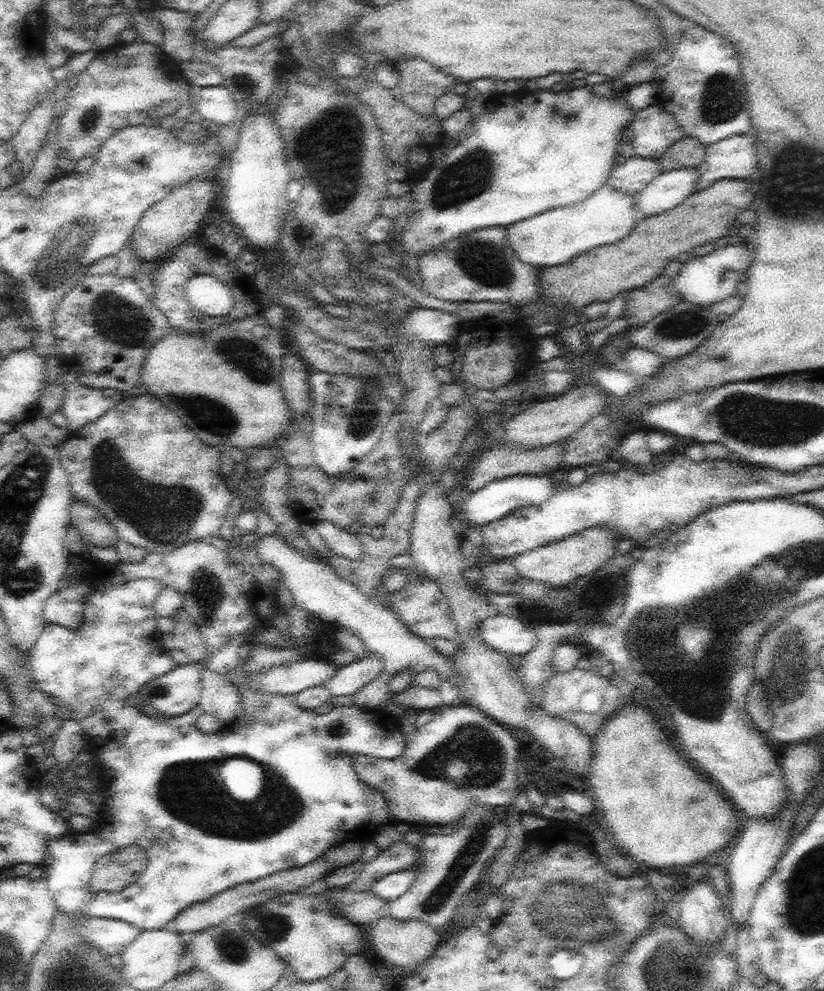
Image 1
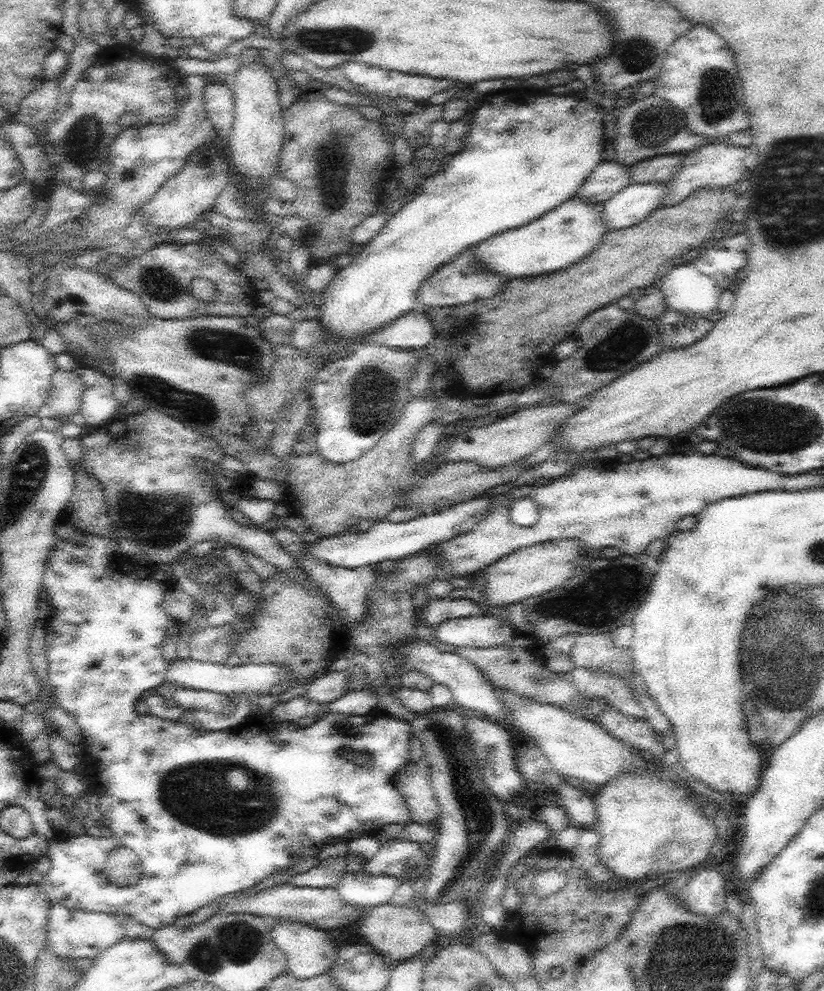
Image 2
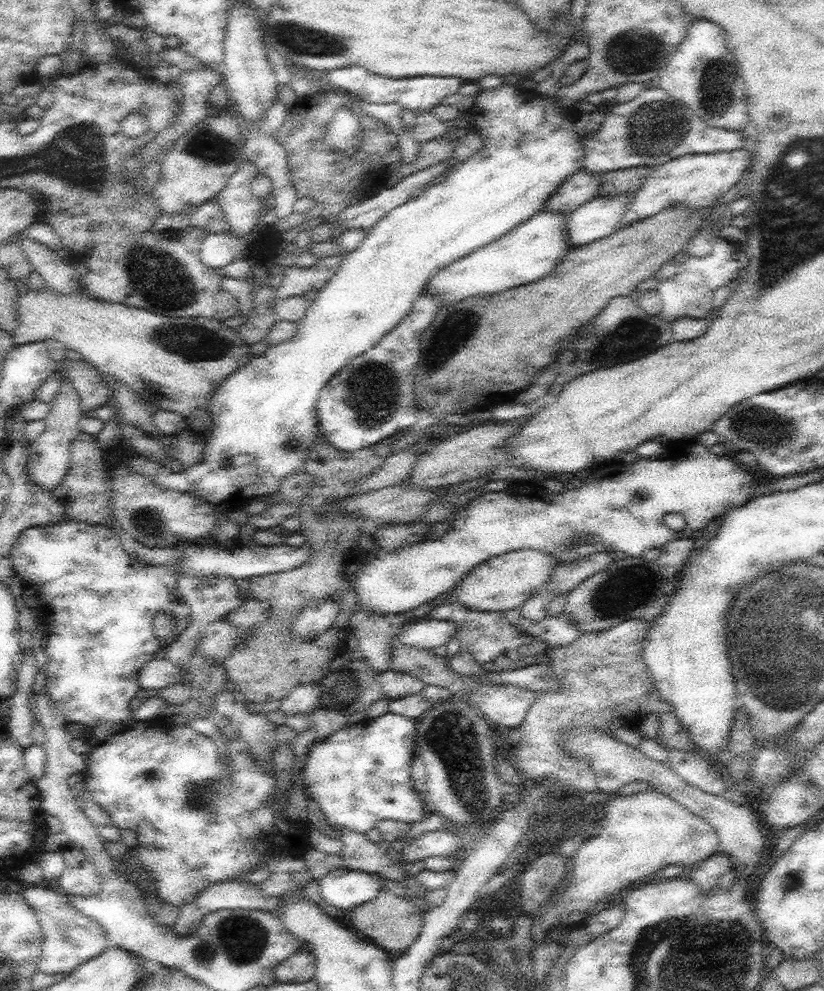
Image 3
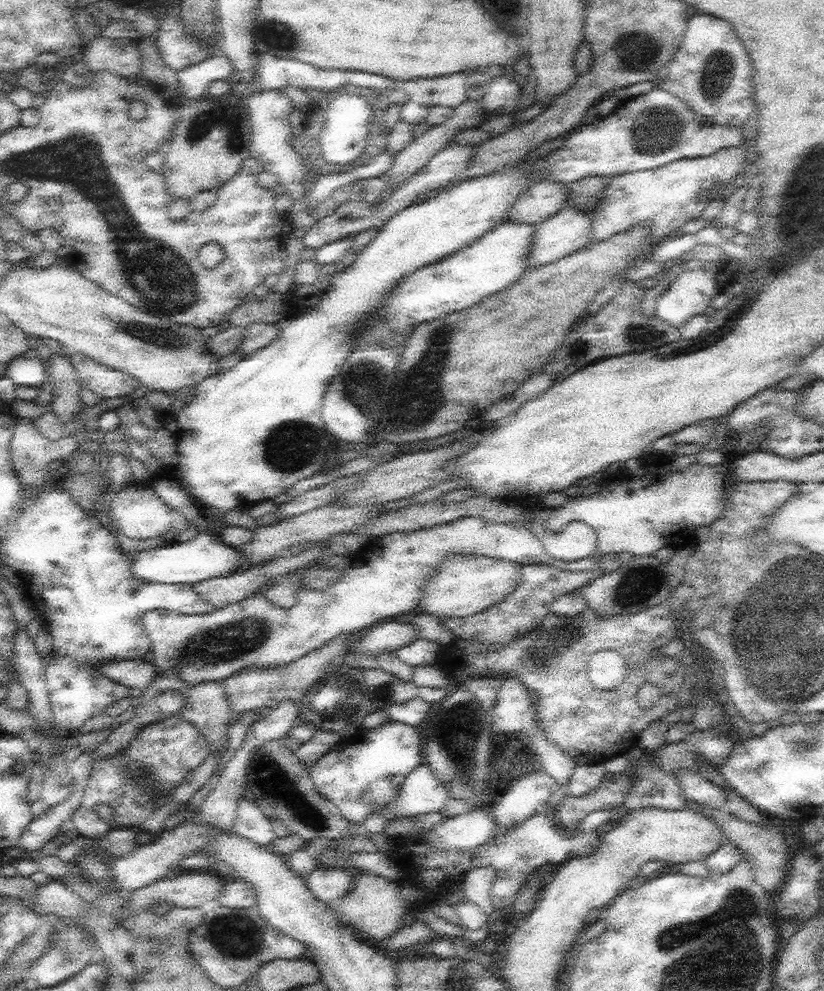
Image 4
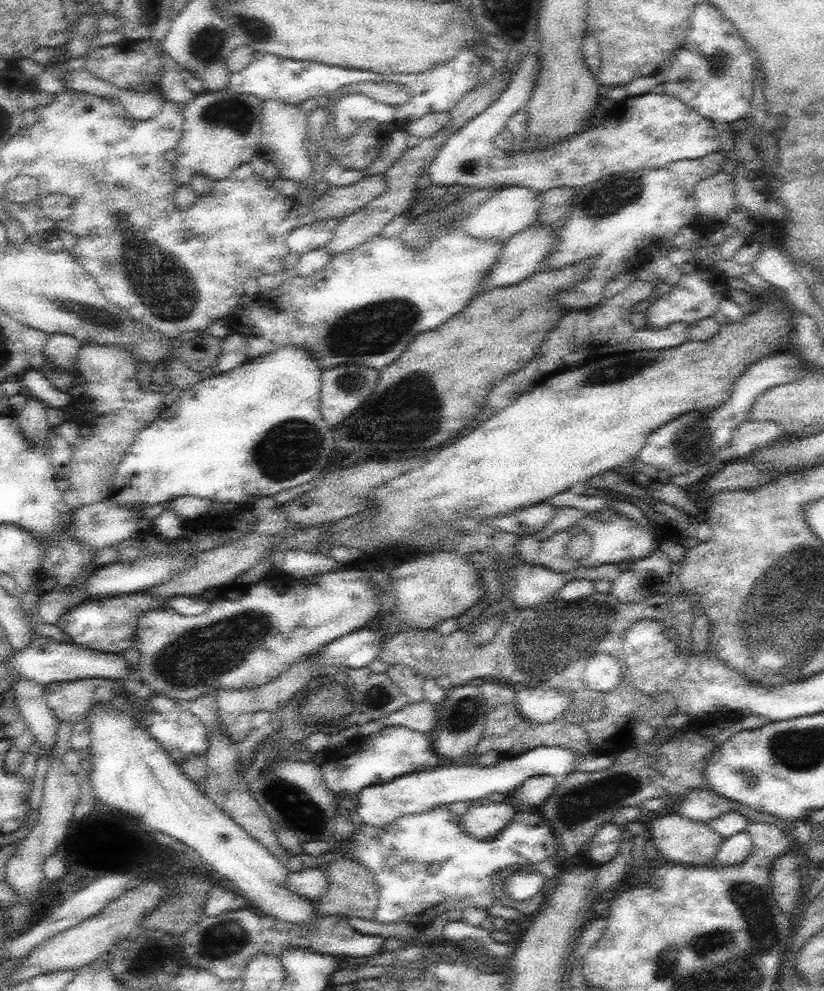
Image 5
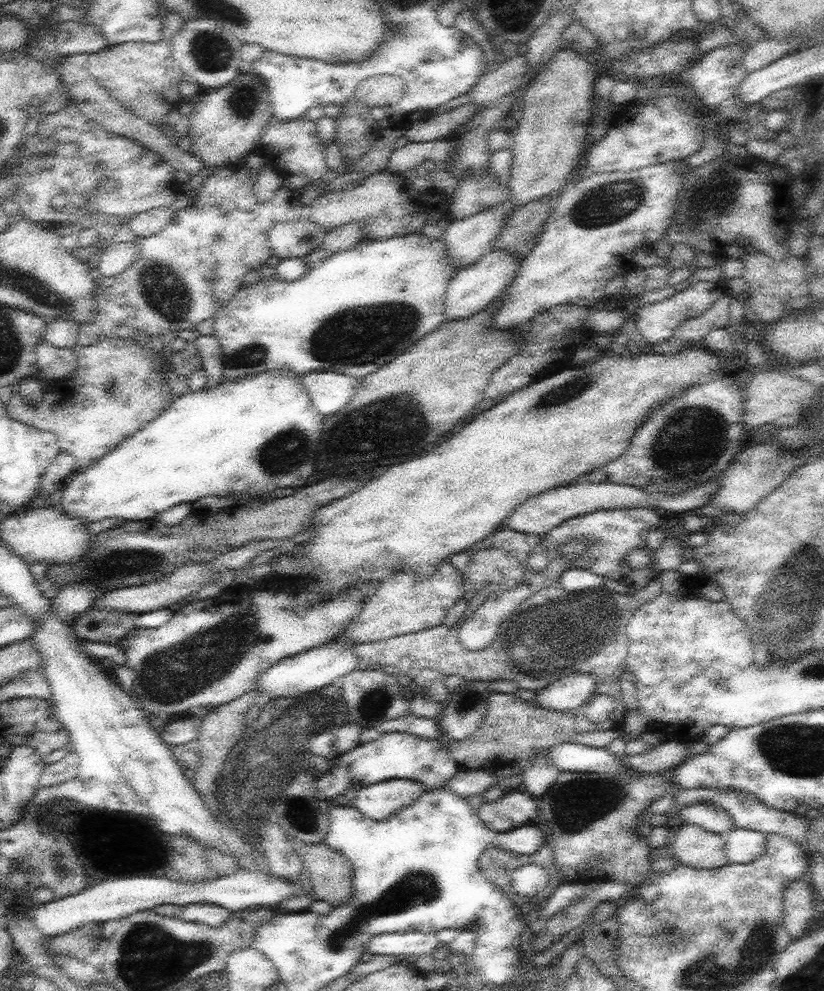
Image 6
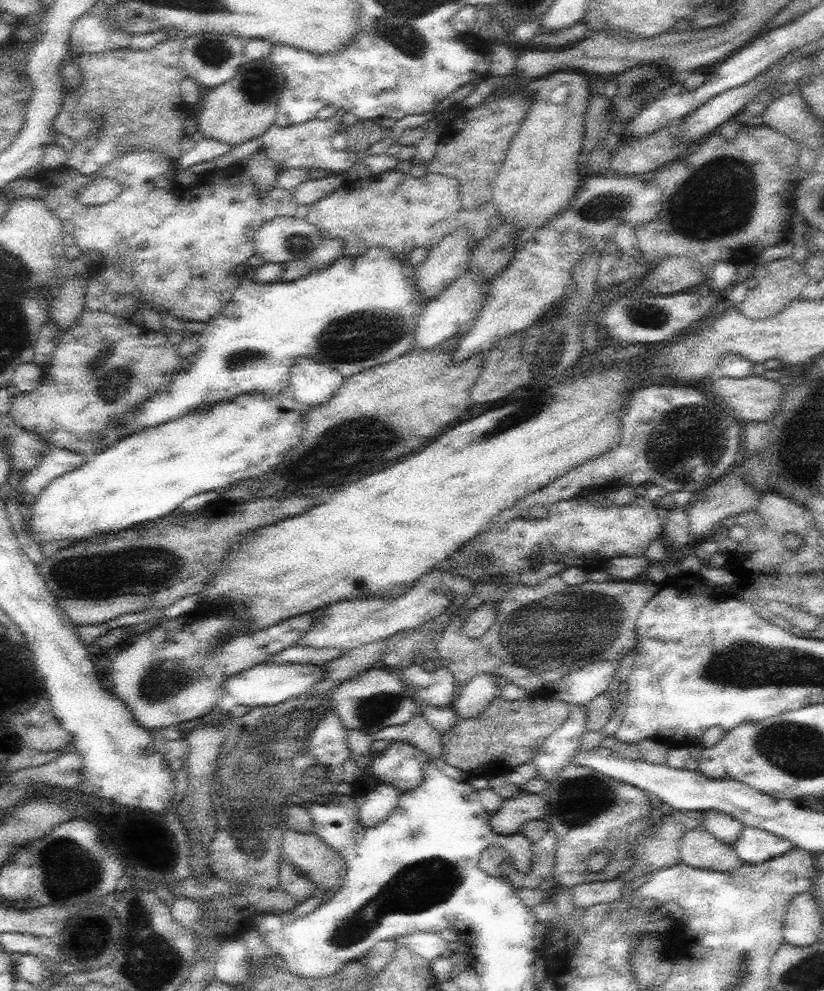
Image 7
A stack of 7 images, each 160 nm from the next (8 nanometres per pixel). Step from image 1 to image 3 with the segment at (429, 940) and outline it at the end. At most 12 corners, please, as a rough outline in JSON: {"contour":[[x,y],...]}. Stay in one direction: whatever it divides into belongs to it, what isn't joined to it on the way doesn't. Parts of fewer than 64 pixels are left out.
{"contour":[[383,888],[345,920],[396,957],[420,936],[423,911]]}

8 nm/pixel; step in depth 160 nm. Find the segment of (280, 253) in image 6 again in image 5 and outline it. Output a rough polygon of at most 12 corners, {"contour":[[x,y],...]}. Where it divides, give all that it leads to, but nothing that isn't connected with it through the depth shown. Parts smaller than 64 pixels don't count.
{"contour":[[341,218],[316,219],[294,228],[286,239],[290,254],[304,255],[330,242]]}

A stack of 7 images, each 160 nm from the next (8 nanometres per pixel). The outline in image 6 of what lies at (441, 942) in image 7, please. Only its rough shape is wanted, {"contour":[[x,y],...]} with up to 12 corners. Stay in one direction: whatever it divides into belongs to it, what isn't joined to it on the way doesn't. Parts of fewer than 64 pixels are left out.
{"contour":[[437,933],[379,934],[368,941],[373,955],[433,954]]}

